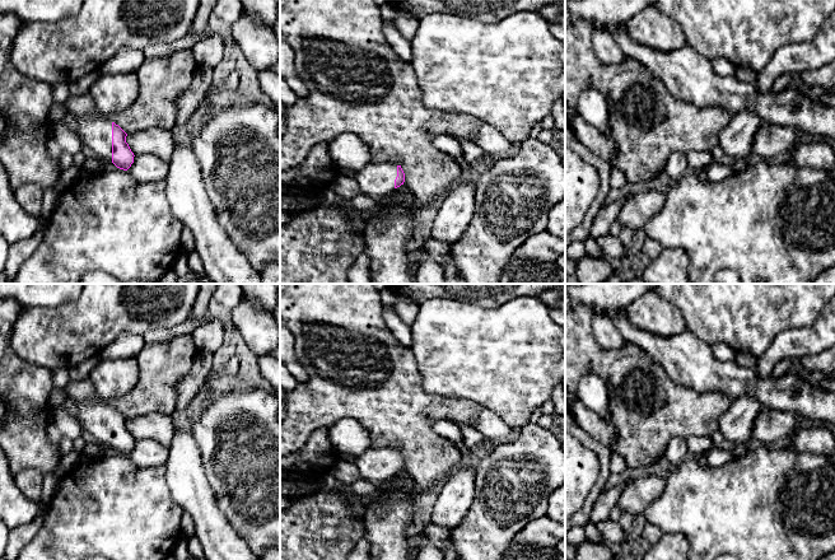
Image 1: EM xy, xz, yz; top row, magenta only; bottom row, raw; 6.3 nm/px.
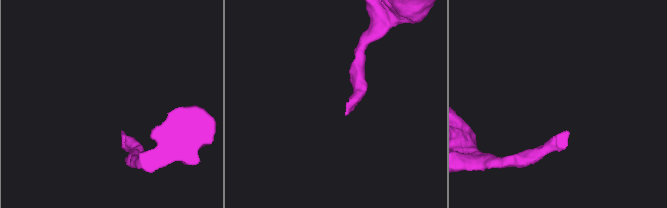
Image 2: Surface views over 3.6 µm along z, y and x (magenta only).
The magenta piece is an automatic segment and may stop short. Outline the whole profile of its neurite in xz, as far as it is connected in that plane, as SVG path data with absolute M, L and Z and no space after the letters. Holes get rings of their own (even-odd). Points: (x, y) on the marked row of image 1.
M396 162L369 163L356 171L354 178L361 193L378 201L403 185L405 173Z

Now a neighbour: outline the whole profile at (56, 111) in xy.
M66 102L64 104L52 104L48 112L50 122L59 121L64 115L69 112L69 108L66 106Z

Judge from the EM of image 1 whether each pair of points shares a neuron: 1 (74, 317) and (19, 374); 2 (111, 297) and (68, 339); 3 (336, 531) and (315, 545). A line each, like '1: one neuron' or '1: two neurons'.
1: two neurons
2: one neuron
3: one neuron

